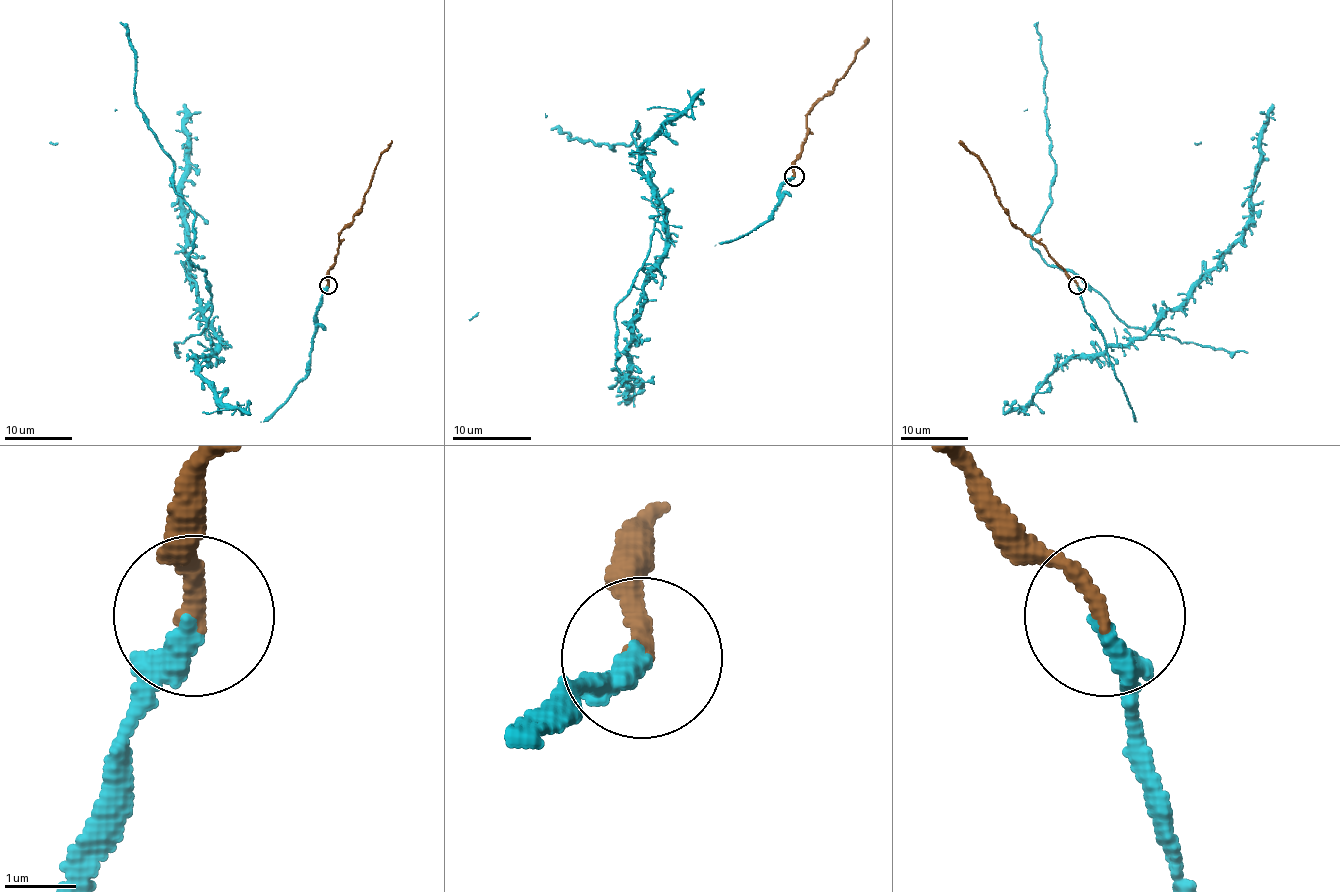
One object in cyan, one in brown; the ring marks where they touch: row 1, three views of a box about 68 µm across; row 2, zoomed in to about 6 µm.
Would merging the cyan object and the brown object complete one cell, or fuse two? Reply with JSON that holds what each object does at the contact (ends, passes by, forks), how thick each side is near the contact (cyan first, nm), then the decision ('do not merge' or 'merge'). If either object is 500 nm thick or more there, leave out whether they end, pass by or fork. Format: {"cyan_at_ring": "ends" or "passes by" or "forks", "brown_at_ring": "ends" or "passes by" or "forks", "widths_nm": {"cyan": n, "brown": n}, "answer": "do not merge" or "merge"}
{"cyan_at_ring": "ends", "brown_at_ring": "ends", "widths_nm": {"cyan": 300, "brown": 240}, "answer": "merge"}

